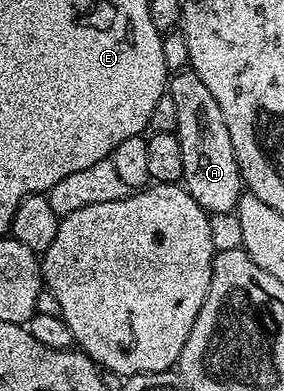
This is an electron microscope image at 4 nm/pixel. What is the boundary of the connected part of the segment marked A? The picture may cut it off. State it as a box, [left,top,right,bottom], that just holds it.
[166,69,245,216]

